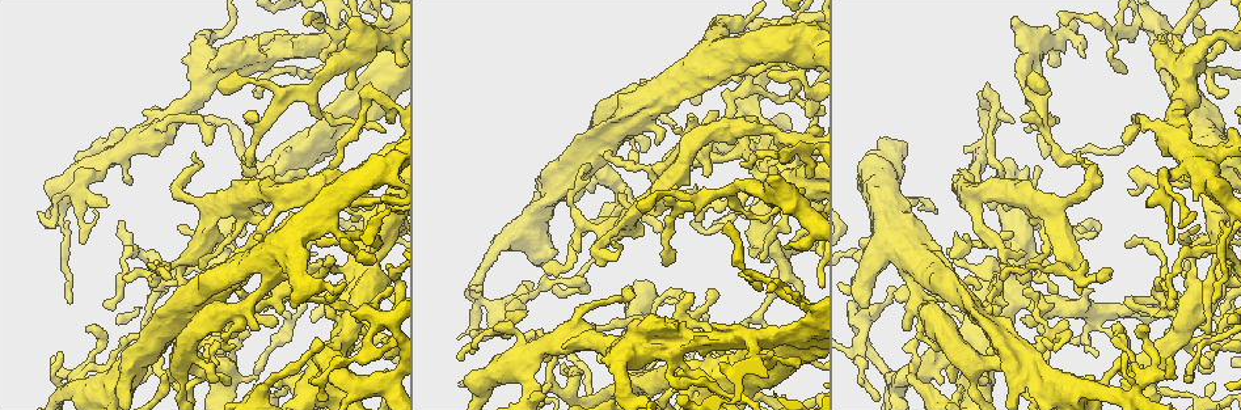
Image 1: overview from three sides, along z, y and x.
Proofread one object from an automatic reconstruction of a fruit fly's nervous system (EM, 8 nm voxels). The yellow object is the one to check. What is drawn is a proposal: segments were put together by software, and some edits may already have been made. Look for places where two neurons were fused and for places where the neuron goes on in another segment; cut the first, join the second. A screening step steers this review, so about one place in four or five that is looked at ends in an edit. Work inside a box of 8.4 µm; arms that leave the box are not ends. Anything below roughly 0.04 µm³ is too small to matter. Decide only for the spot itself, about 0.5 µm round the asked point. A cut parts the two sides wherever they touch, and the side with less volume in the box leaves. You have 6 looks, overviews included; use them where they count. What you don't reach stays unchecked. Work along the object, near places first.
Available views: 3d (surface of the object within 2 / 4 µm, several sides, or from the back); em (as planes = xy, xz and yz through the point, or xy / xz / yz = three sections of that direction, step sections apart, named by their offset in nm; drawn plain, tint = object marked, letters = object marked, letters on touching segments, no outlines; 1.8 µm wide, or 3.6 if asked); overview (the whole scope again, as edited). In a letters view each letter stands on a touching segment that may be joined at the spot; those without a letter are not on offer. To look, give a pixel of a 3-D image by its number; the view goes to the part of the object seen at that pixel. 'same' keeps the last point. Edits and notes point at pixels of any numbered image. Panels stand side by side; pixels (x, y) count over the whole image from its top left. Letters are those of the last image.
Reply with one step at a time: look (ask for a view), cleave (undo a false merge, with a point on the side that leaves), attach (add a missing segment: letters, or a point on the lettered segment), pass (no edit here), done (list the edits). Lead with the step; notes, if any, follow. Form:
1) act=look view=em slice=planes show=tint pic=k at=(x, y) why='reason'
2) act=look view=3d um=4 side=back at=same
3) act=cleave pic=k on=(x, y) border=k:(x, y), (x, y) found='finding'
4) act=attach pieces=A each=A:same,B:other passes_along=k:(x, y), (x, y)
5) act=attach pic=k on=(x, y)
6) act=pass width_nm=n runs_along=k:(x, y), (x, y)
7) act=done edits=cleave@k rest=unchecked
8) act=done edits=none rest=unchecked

act=look view=em slice=planes show=plain pic=1 at=(259, 64) why='looks like a crossing'

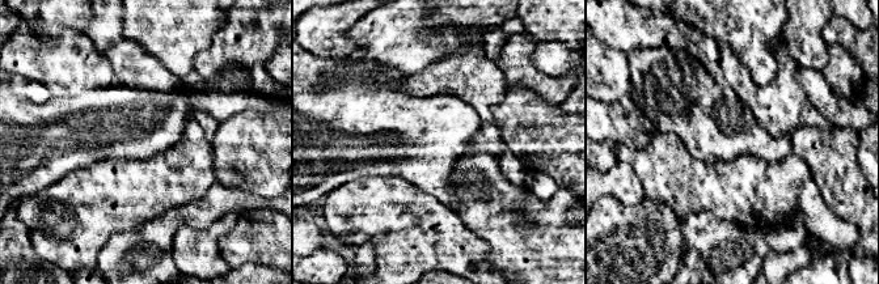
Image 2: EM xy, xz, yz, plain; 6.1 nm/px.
act=look view=em slice=planes show=letters at=same

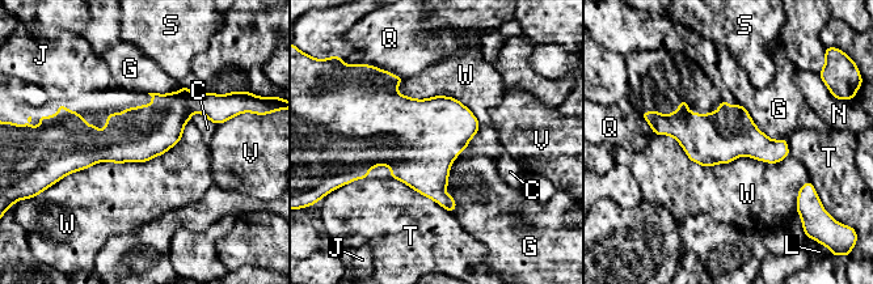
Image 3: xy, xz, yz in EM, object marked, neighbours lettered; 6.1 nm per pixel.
act=pass each=C:other,G:other,J:other,L:other,N:other,Q:other,S:other,T:other,V:other,W:other border=3:(654, 134), (707, 166), (789, 156) found='one neuron here'

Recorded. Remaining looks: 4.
act=look view=3d um=2 pic=1 at=(1129, 345) why='touches itself'

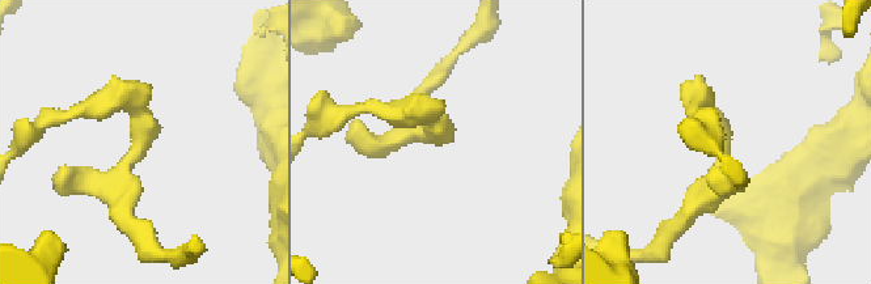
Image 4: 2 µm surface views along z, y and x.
act=look view=em um=3.6 slice=planes show=letters pic=4 at=(428, 135) why='now the EM'

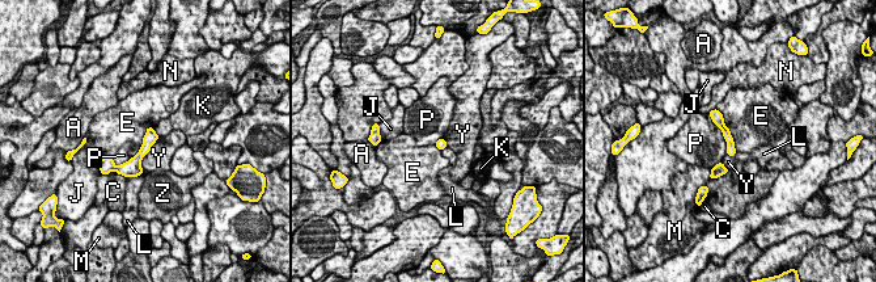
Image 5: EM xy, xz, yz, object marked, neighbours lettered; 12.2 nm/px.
act=pass each=A:other,C:other,E:other,J:other,K:other,L:other,M:other,N:other,P:other,Y:other,Z:other found='one neuron here'

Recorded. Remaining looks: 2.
act=look view=em slice=yz step=16 show=letters pic=1 at=(211, 288) why='thick turns thin'

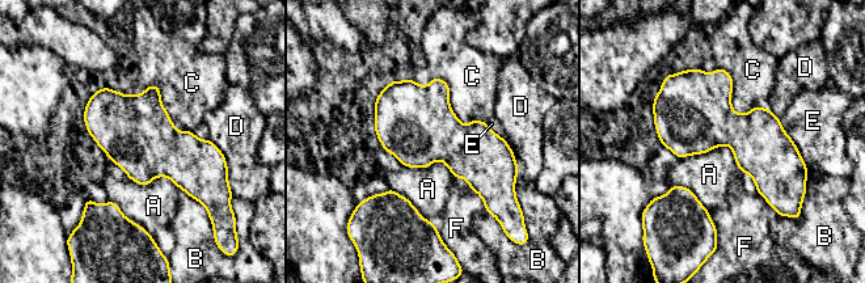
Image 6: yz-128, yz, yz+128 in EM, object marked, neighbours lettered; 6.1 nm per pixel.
act=pass each=A:other,B:other,C:other,D:other,E:other,F:other border=6:(679, 159), (728, 146), (741, 172) found='all the same neuron'

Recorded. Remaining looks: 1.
act=done edits=none rest=unchecked

